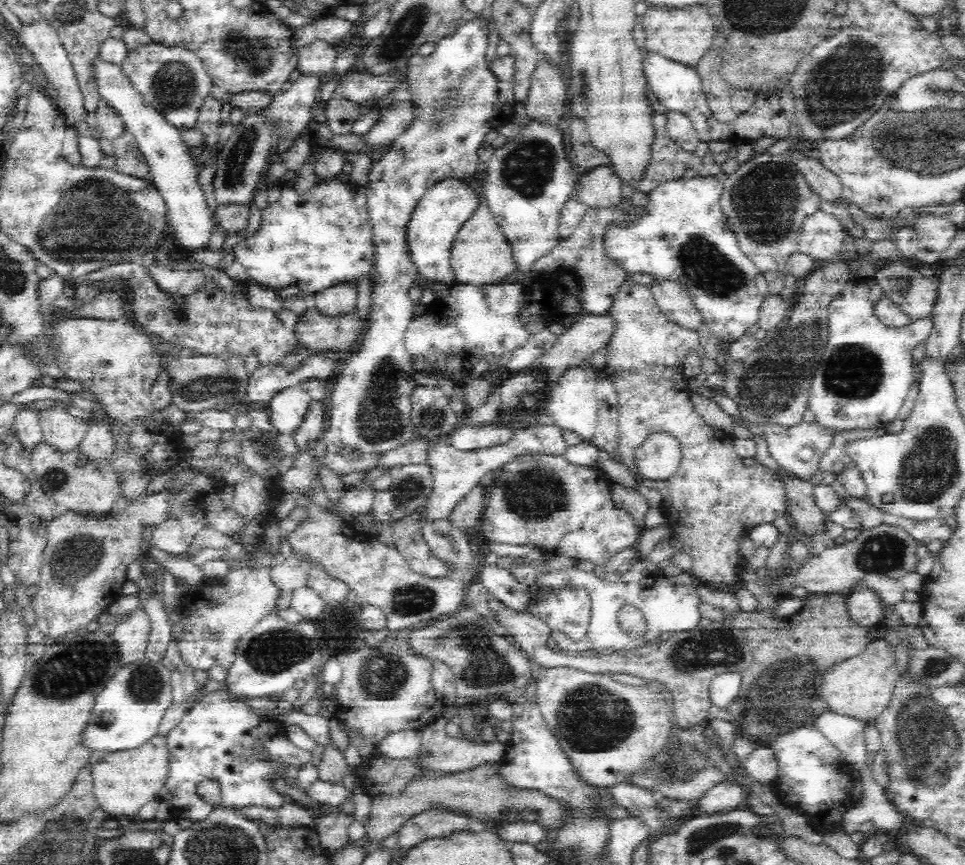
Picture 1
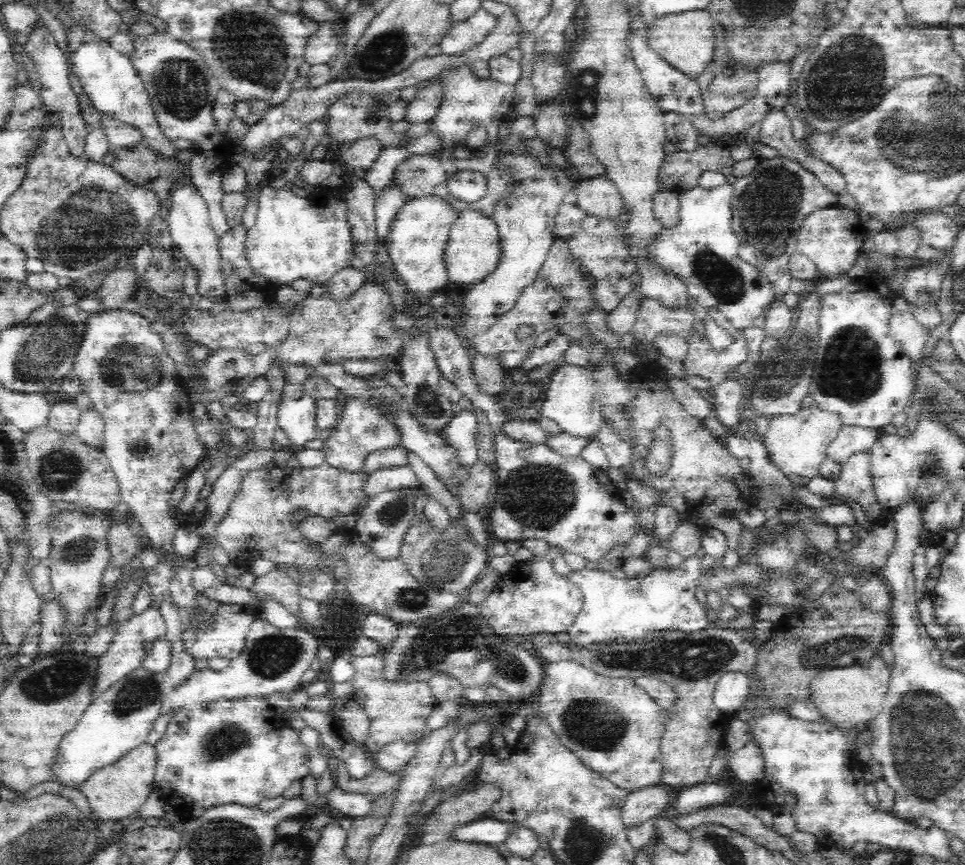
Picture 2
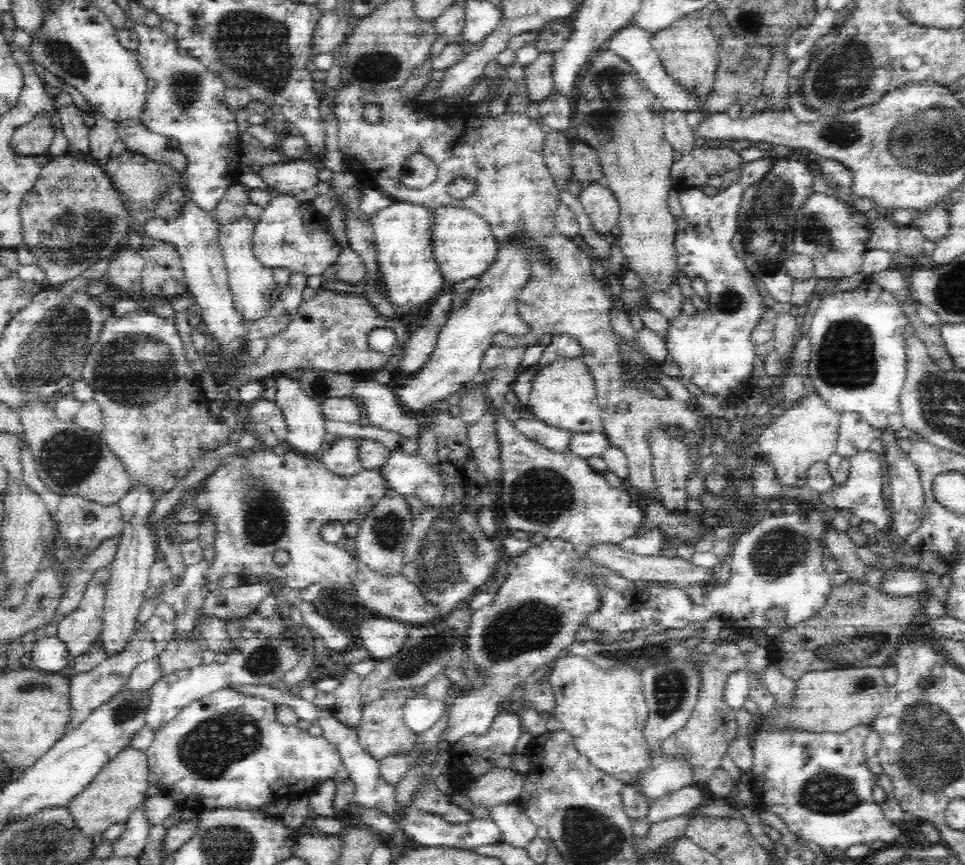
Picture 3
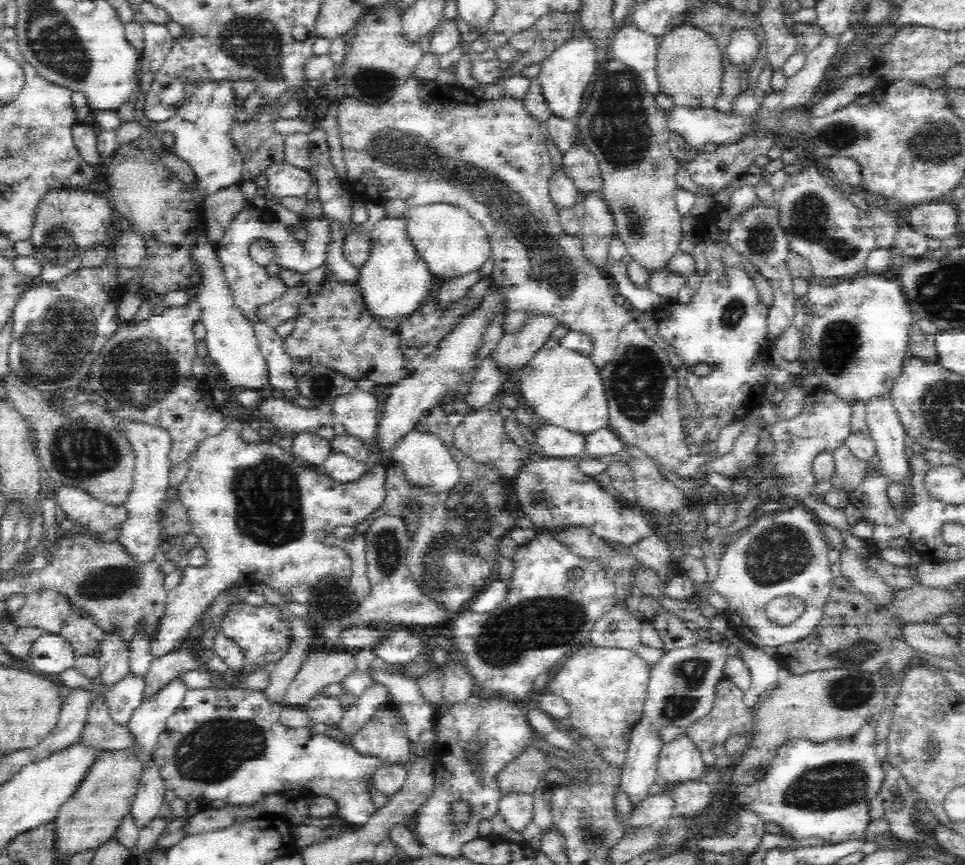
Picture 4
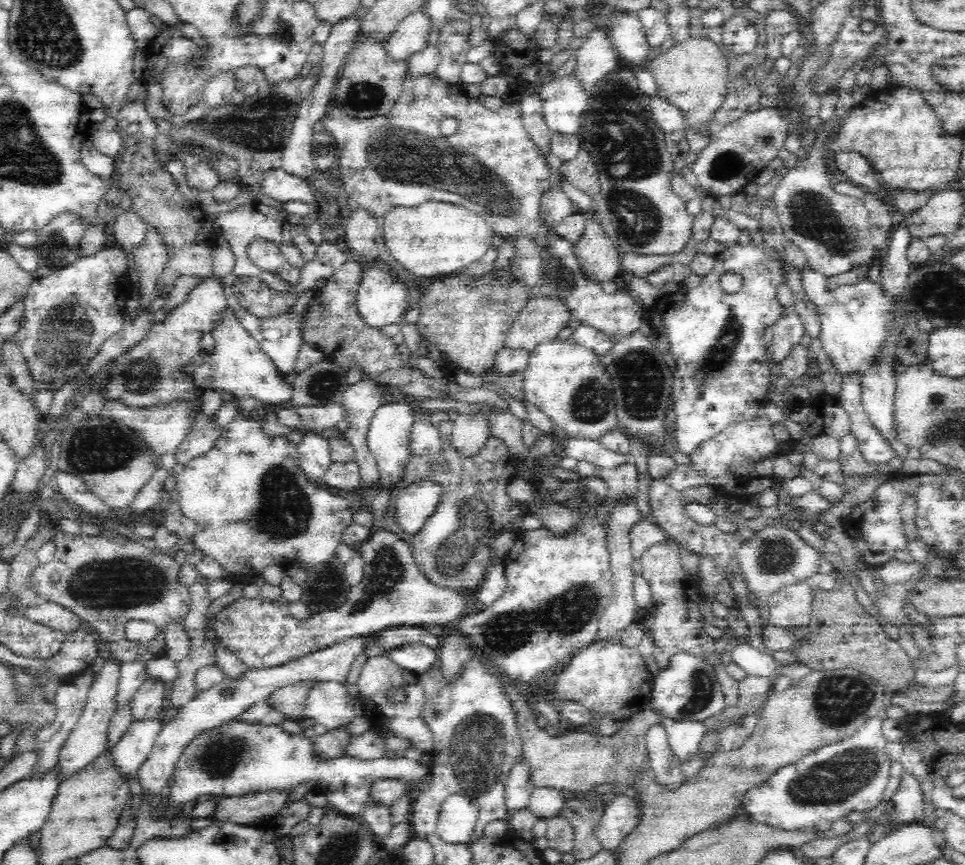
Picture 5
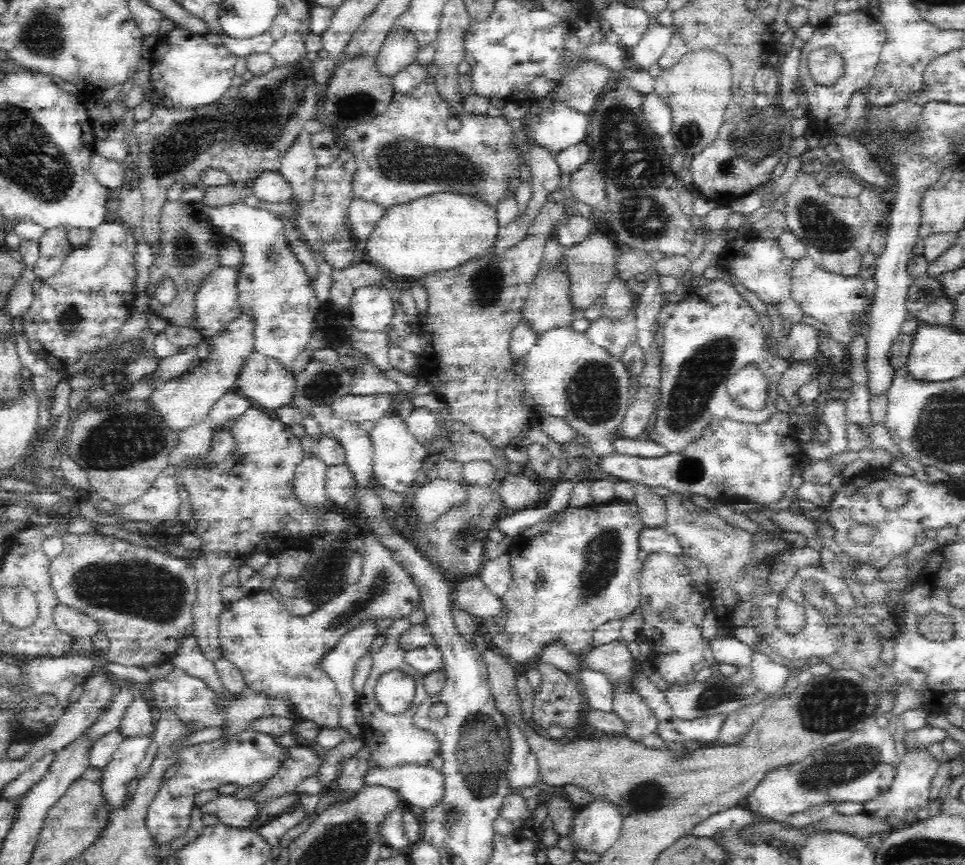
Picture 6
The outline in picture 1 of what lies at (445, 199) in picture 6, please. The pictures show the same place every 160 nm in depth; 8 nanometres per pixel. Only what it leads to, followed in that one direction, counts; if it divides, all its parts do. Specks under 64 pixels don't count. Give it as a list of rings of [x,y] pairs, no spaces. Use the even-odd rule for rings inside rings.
[[[481,198],[474,212],[462,223],[451,246],[449,256],[451,269],[457,284],[483,286],[498,285],[510,279],[513,271],[511,248],[501,233],[500,225],[494,220],[486,201]]]

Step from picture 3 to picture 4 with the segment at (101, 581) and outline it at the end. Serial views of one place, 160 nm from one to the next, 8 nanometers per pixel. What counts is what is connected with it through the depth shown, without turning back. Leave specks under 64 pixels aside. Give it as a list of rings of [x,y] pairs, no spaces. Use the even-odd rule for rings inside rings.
[[[71,614],[58,635],[70,644],[76,658],[92,655],[105,636],[94,619],[77,614]]]

